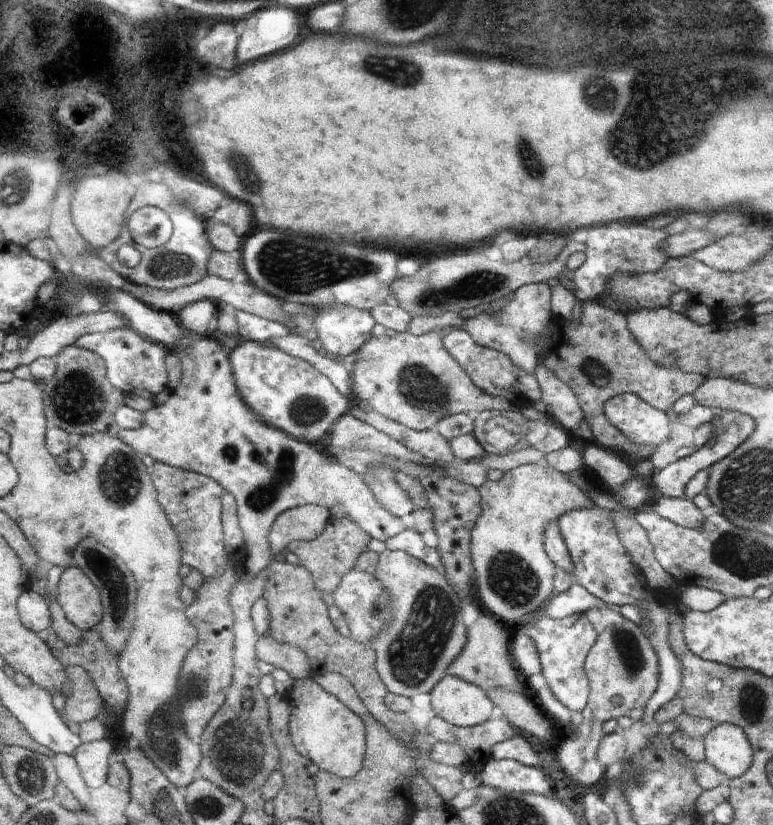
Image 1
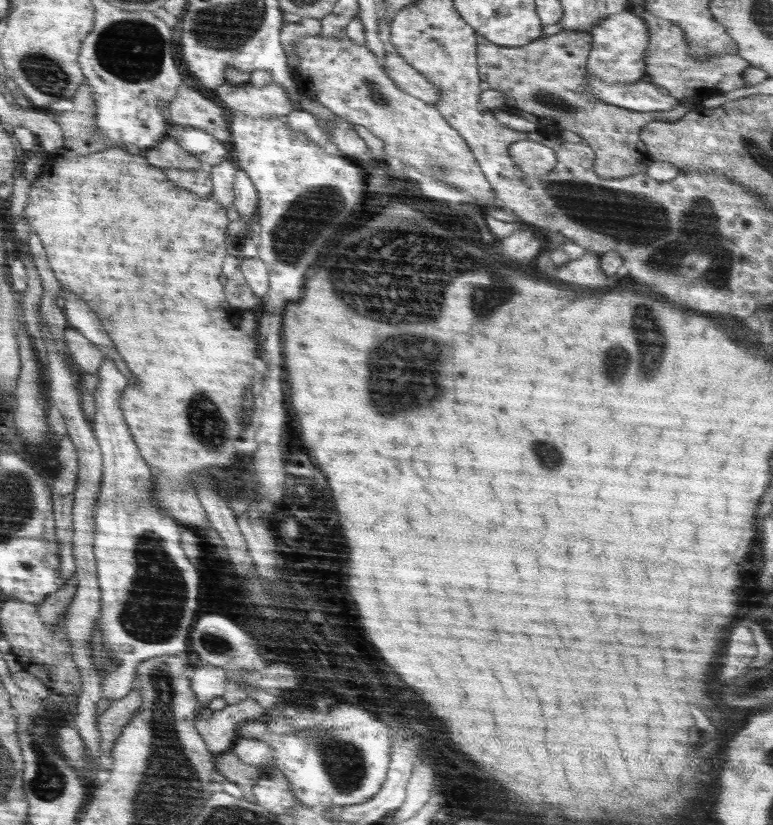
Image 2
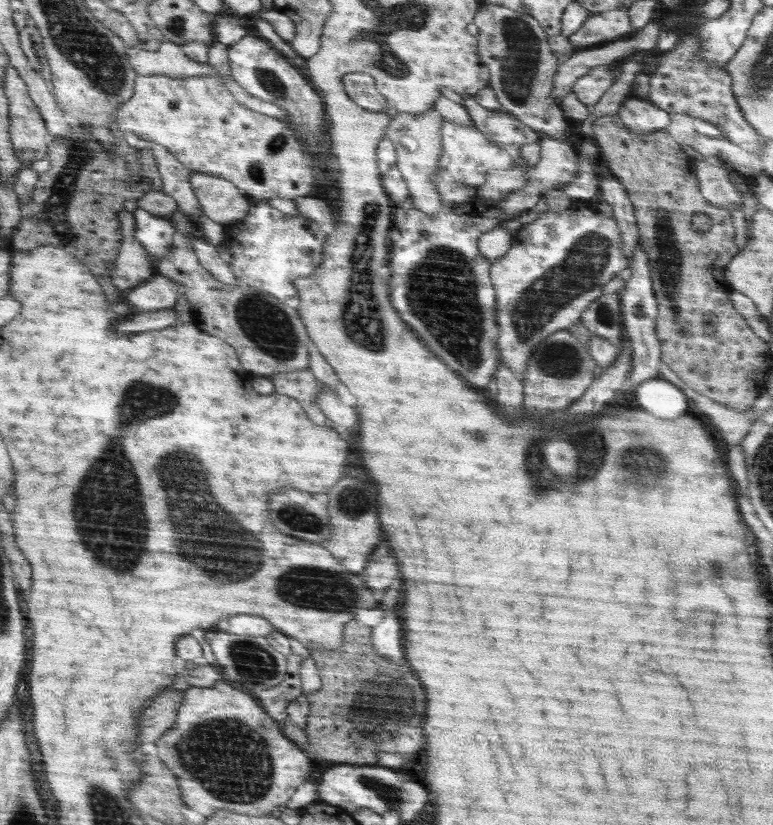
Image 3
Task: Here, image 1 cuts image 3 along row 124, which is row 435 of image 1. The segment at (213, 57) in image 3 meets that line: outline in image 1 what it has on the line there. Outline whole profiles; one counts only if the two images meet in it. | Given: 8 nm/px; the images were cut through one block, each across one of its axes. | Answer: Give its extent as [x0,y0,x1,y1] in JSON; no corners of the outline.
[117,336,410,578]

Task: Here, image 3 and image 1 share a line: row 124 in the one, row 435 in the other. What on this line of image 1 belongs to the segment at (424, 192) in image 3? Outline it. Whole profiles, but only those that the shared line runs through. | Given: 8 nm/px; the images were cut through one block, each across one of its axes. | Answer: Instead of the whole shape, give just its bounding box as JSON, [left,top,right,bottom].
[346,403,456,465]

